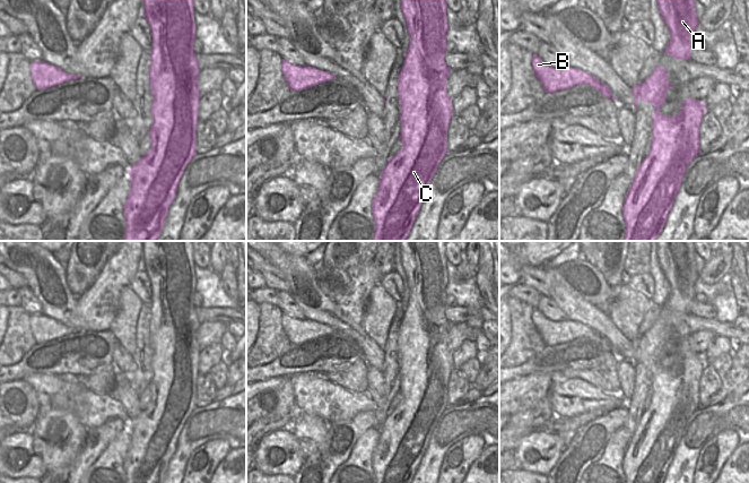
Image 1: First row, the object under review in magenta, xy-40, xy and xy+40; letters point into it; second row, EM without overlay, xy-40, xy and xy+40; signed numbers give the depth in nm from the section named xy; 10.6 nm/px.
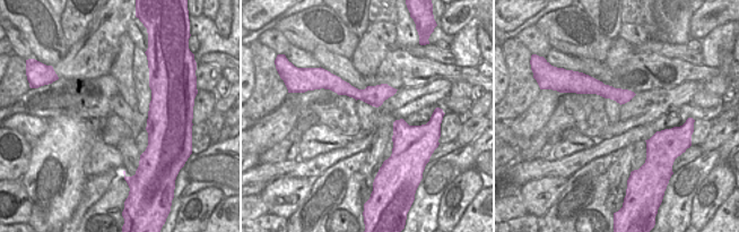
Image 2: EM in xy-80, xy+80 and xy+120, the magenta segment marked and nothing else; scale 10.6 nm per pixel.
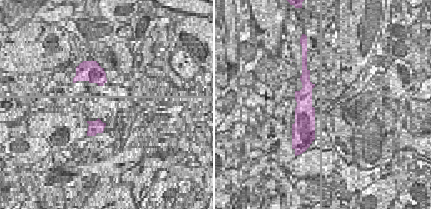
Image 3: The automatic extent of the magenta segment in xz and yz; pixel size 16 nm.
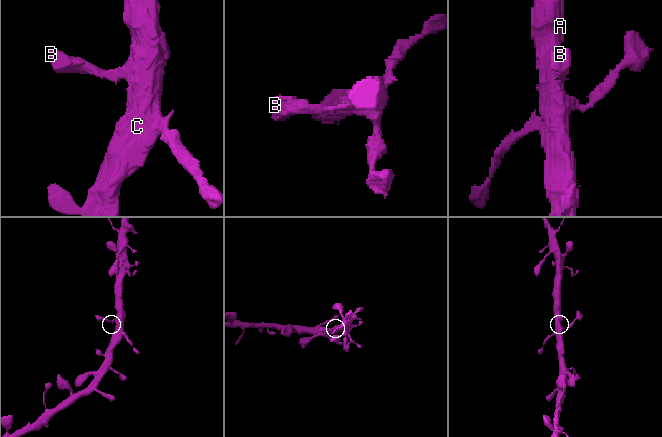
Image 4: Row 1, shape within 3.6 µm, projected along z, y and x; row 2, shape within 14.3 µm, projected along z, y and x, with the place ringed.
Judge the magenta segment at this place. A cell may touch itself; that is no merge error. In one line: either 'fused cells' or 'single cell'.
single cell

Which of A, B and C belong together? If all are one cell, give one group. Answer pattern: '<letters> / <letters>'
A B C

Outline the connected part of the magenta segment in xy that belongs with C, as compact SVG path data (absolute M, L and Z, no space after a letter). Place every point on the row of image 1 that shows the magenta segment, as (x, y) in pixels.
M401 0L402 15L407 21L410 44L404 54L403 66L398 79L398 94L401 114L401 150L389 158L381 173L378 191L372 202L375 234L372 241L406 241L428 193L433 176L447 150L447 130L453 115L452 101L446 92L451 74L444 58L446 55L446 32L448 29L446 0Z

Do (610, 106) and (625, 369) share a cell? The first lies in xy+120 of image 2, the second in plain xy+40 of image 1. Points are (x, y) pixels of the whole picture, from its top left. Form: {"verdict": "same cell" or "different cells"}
{"verdict": "same cell"}

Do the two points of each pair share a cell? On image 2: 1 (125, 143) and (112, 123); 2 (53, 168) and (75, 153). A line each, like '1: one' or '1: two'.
1: two
2: one

